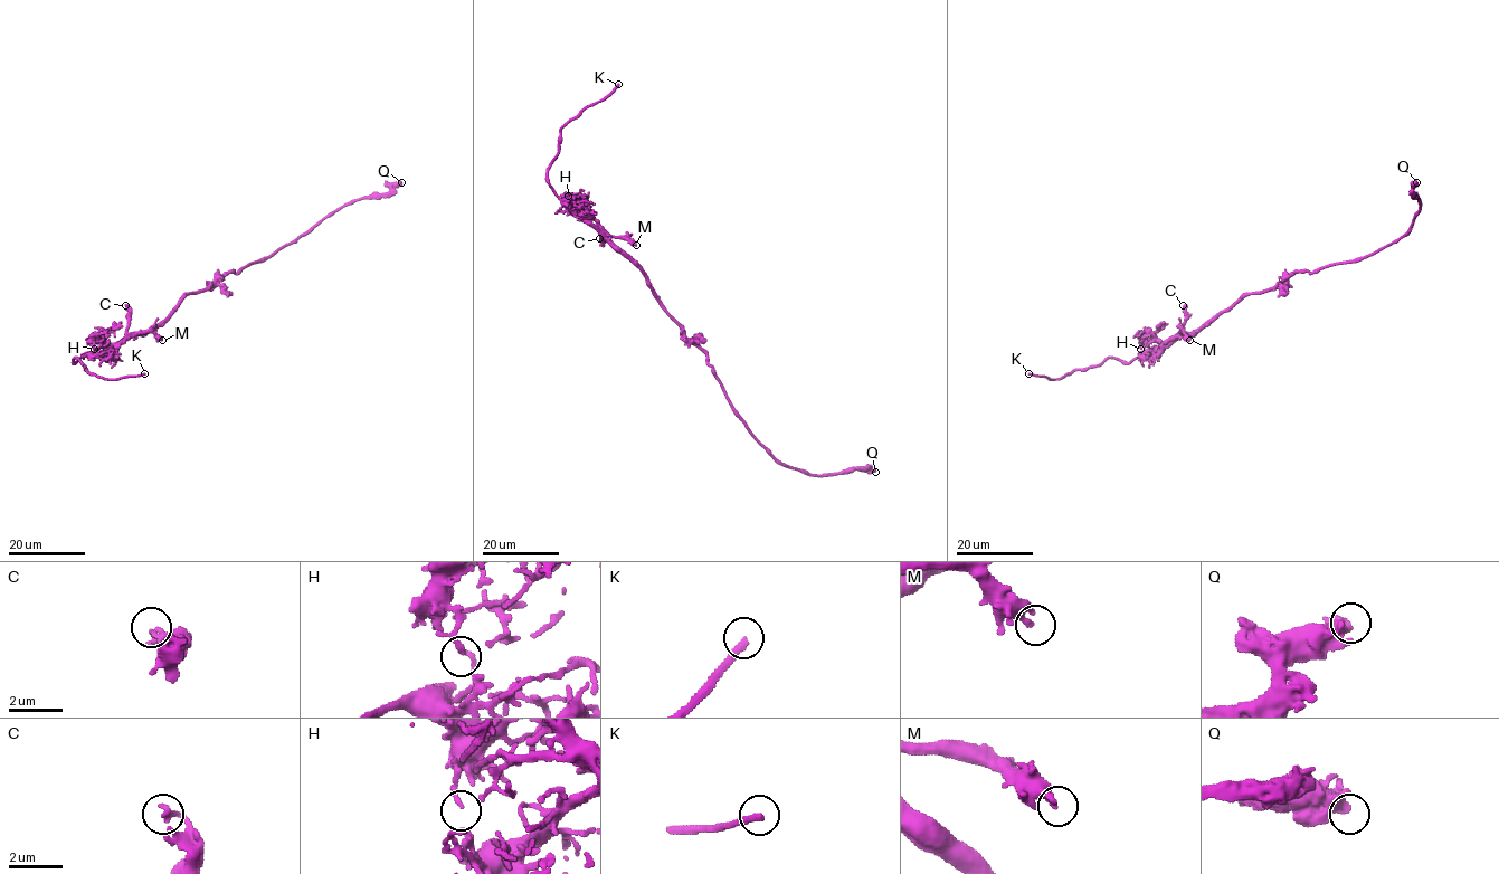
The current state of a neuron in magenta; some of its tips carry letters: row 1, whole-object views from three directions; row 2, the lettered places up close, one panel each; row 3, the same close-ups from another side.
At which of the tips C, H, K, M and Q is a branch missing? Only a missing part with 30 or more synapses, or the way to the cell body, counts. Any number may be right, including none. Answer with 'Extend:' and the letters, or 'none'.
Extend: K

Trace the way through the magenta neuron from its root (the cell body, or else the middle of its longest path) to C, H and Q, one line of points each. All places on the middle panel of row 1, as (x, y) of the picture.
C: (663, 309), (644, 273), (600, 235), (604, 240), (599, 238)
H: (663, 309), (644, 273), (580, 217), (579, 208), (566, 199), (568, 196)
Q: (663, 309), (707, 354), (707, 362), (732, 410), (777, 459), (817, 475), (863, 467), (875, 472)

